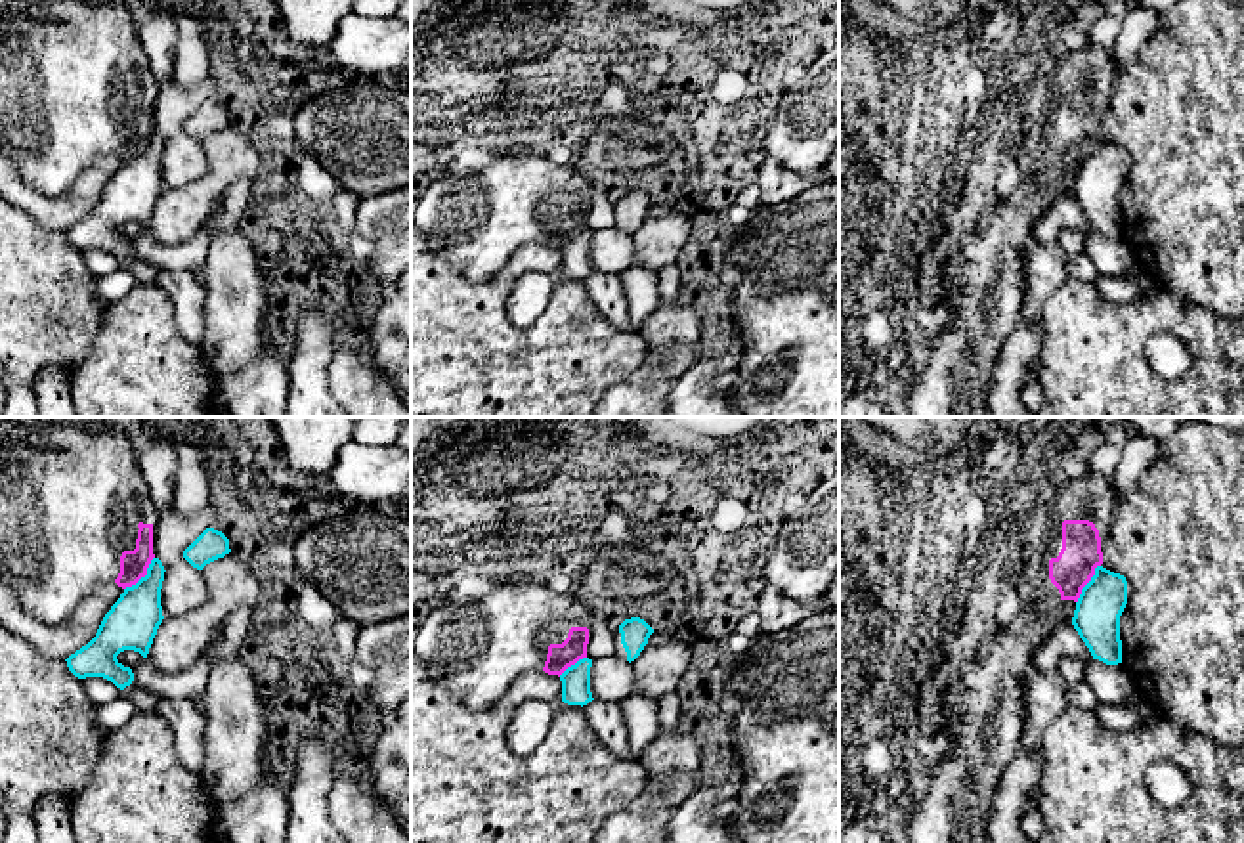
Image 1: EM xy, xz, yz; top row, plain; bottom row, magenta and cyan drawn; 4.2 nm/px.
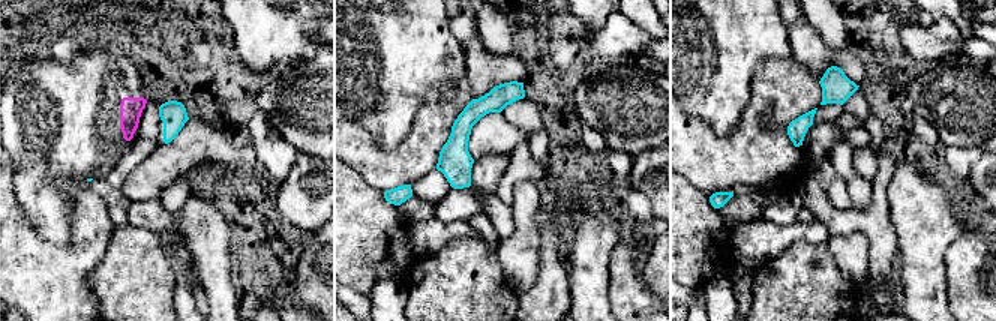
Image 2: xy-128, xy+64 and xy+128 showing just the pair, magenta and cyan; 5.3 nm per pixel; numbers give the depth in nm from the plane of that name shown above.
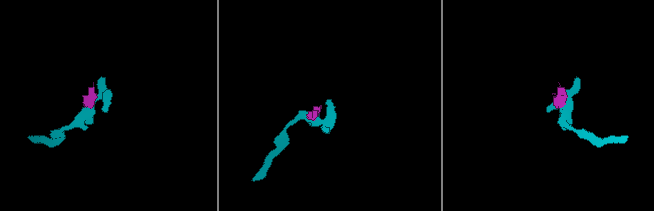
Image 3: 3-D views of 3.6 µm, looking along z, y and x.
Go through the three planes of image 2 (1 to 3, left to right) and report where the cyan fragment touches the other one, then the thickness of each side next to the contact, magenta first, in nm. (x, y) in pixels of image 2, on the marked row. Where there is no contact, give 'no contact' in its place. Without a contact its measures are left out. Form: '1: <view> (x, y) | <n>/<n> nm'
1: no contact
2: no contact
3: no contact

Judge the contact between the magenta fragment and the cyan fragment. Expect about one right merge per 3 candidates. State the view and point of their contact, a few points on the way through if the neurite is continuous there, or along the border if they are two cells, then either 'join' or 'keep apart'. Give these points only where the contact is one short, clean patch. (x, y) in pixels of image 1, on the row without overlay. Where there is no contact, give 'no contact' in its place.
xy (144, 148) | along xy (153, 129), (148, 144), (125, 161) | keep apart

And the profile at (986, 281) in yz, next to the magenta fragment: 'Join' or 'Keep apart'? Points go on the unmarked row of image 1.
Join

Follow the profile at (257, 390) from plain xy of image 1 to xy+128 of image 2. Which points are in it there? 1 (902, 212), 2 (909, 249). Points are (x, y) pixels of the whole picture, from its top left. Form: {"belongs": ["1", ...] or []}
{"belongs": []}

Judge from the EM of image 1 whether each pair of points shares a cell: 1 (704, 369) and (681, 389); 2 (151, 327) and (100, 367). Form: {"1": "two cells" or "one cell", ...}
{"1": "one cell", "2": "one cell"}

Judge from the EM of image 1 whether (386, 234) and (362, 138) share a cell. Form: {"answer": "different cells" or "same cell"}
{"answer": "same cell"}

